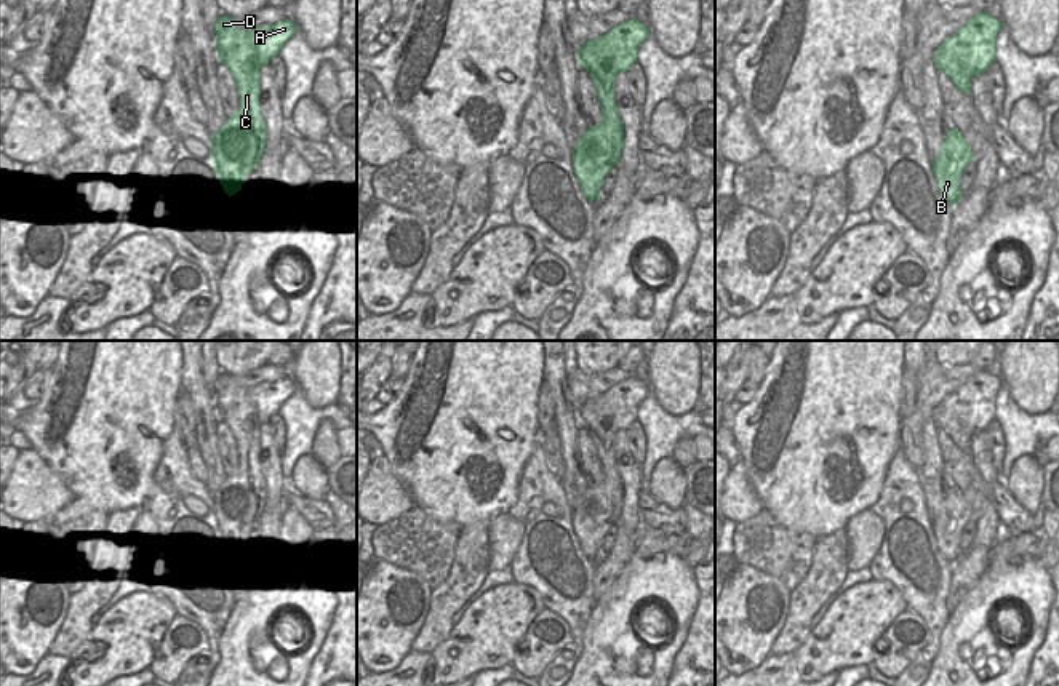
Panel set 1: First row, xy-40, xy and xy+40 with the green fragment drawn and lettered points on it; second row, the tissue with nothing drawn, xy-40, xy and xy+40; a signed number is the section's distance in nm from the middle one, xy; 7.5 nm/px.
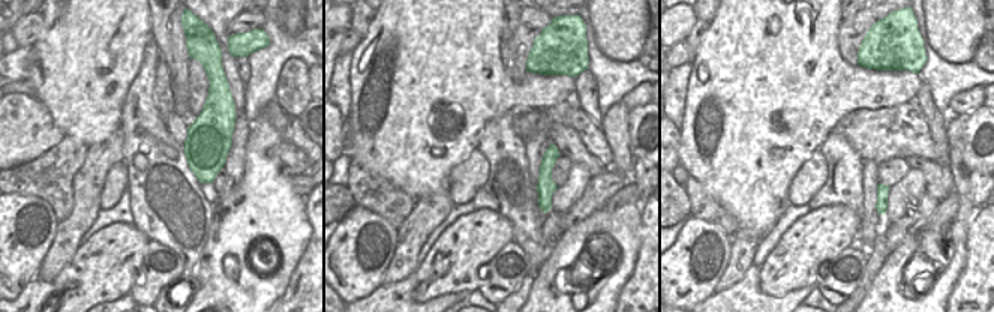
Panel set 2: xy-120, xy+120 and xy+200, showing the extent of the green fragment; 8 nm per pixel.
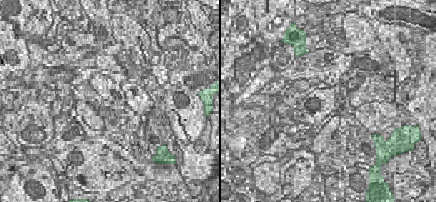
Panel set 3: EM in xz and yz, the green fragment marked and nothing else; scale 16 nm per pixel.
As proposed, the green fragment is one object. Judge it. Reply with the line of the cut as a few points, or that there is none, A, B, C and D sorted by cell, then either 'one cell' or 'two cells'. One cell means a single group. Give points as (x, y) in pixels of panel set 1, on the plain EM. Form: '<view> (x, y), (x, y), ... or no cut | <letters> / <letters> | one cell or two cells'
xy-40 (248, 390), (248, 411), (261, 424) | A / B C D | two cells

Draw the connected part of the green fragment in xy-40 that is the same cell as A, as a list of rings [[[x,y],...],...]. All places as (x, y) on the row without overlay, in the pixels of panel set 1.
[[[283,377],[272,384],[258,384],[246,393],[246,403],[250,405],[251,416],[264,425],[277,414],[286,398],[293,395],[296,385],[293,379]]]

